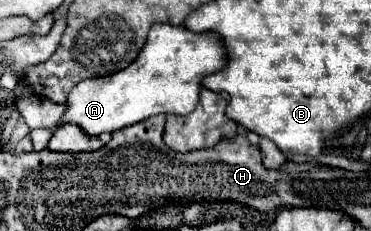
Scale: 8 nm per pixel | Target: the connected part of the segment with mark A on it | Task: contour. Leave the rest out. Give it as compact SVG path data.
M153 25L141 55L127 69L107 77L85 79L73 87L57 125L75 123L87 135L99 137L105 131L119 131L151 115L187 115L197 107L203 77L225 67L225 45L221 43L217 35L193 33L181 25Z

